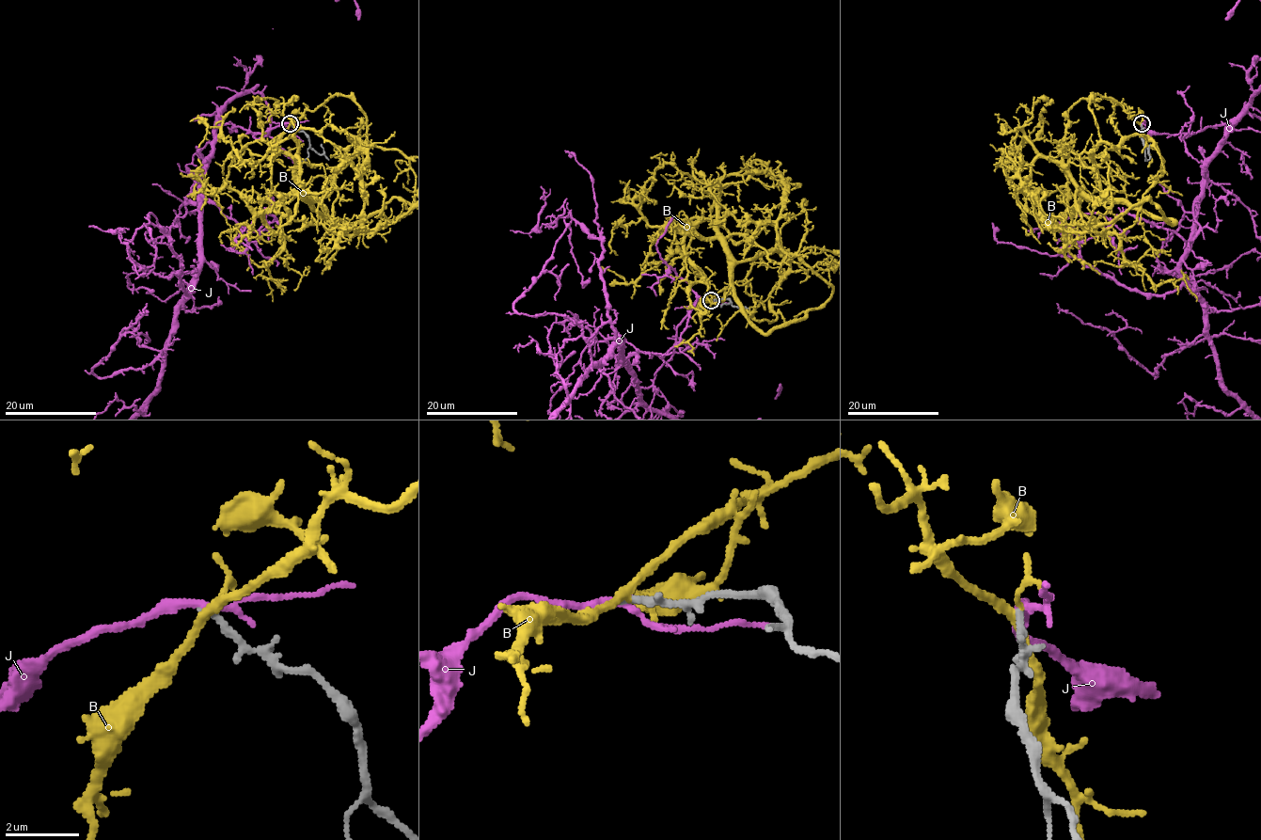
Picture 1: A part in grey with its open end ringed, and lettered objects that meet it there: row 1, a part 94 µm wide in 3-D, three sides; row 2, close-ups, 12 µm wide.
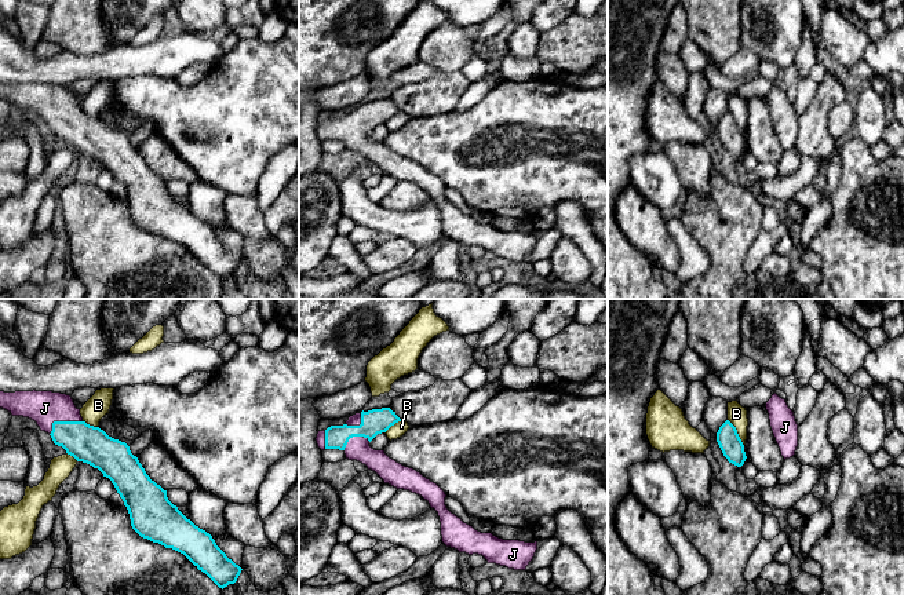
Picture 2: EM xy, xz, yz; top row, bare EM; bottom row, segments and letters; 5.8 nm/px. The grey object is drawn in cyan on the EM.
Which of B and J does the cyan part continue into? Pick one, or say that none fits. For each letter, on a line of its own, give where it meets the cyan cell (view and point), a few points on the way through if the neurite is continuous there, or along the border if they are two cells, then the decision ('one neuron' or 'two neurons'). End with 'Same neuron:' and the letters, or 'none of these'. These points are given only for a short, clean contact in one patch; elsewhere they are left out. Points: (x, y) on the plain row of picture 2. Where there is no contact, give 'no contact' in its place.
B: yz (736, 124) | along yz (728, 110), (743, 137) | two neurons
J: xy (61, 113) | across xy (87, 135), (79, 131), (61, 113), (44, 99) | one neuron
Same neuron: J

